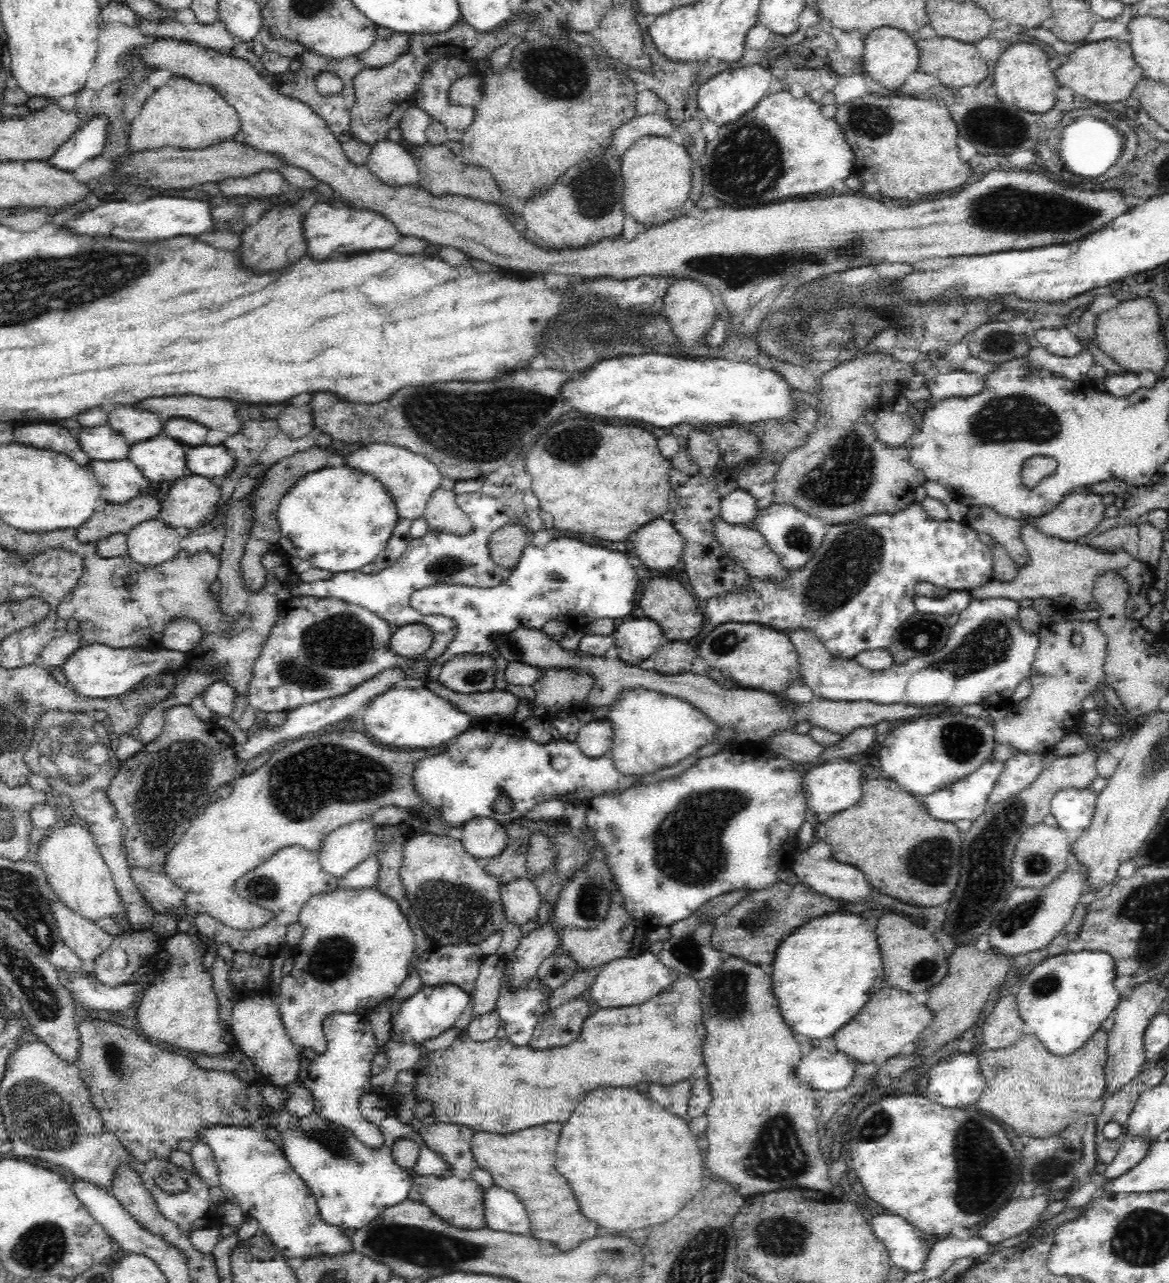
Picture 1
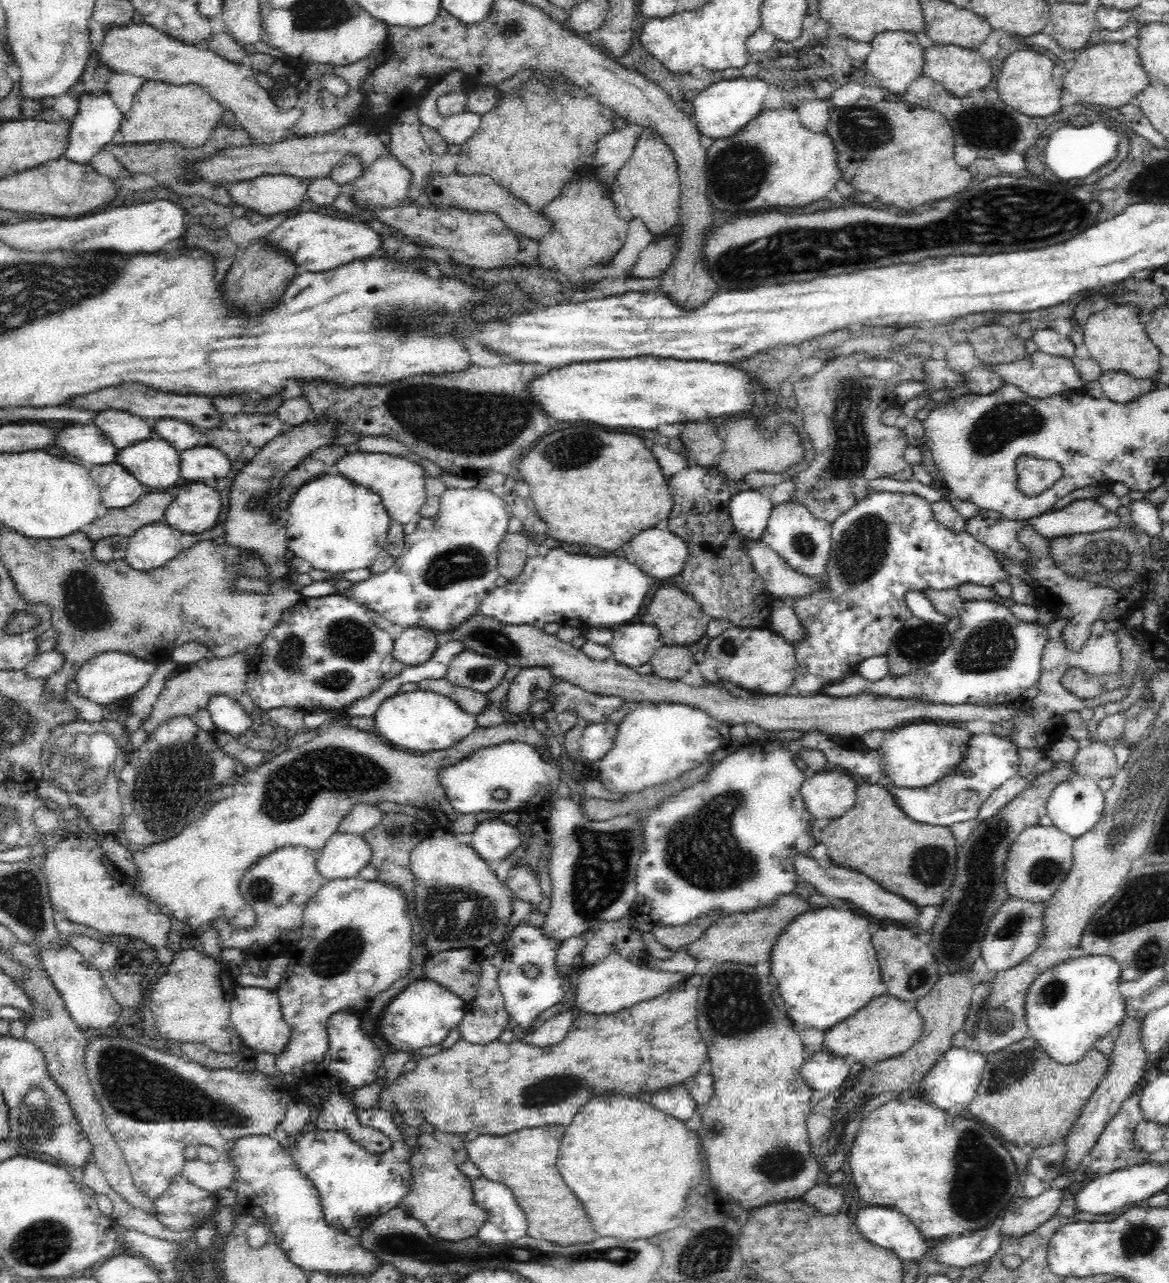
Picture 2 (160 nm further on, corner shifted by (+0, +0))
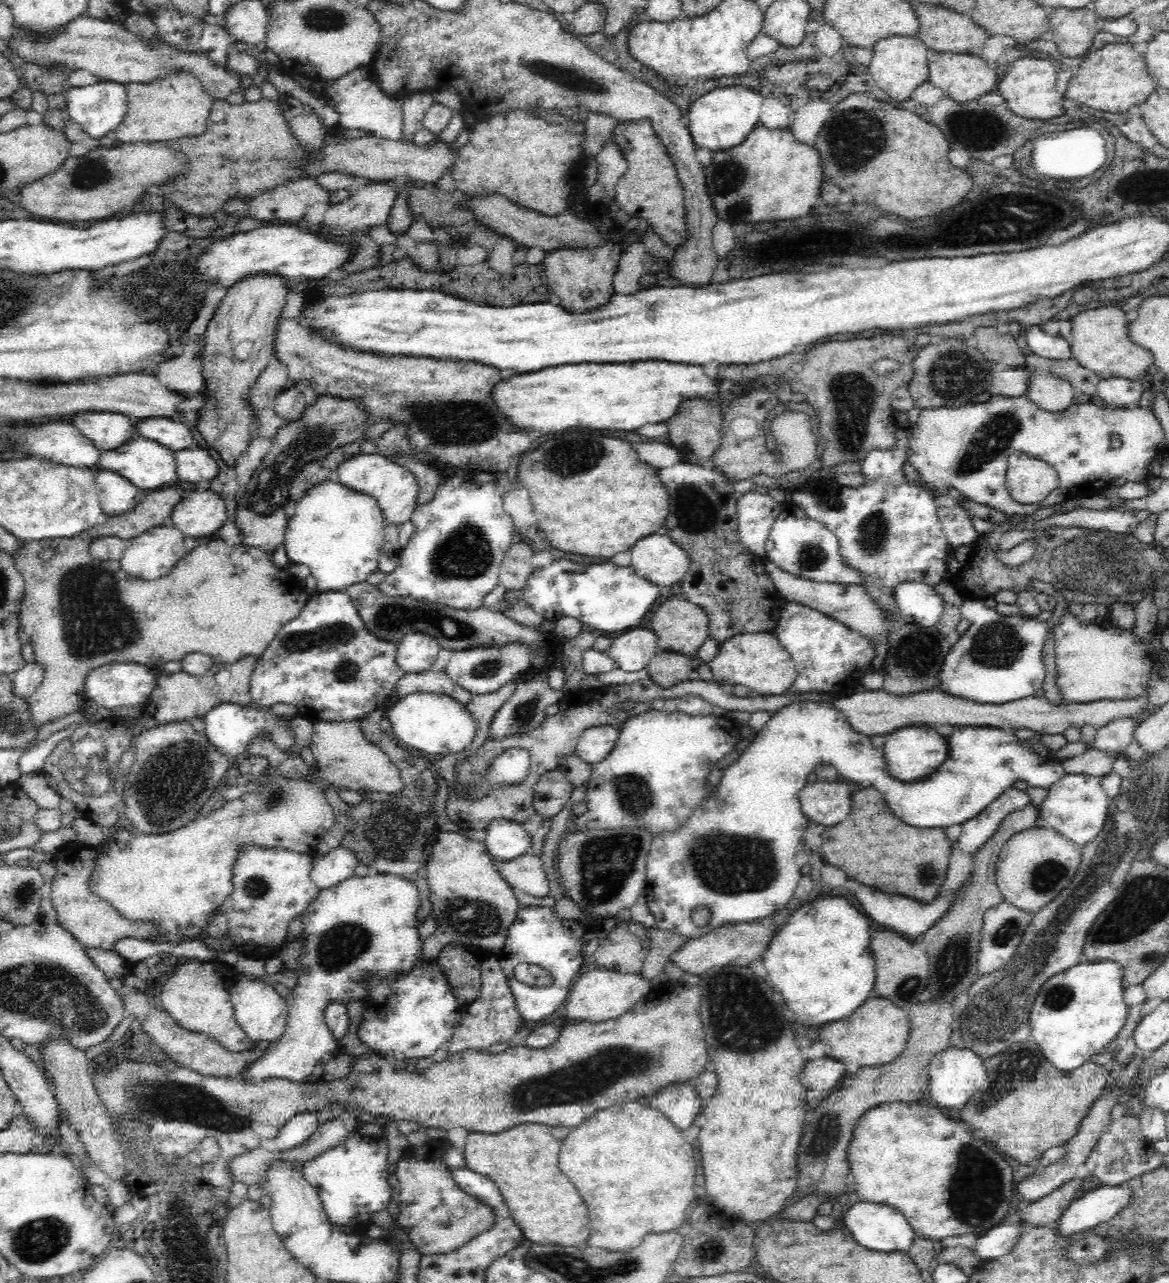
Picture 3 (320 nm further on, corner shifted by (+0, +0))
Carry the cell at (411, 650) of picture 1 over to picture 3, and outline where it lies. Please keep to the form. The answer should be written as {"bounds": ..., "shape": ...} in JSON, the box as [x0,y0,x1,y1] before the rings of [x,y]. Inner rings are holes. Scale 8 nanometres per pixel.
{"bounds":[397,633,441,674],"shape":[[[410,633],[397,645],[397,663],[405,674],[420,674],[434,664],[441,644],[434,637],[422,633]]]}

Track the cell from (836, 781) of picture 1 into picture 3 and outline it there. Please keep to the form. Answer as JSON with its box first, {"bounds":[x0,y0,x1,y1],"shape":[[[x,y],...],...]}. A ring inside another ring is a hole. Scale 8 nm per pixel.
{"bounds":[799,780,852,826],"shape":[[[835,780],[834,782],[816,781],[807,784],[799,792],[802,812],[810,822],[834,826],[846,818],[852,804],[852,794],[848,782]]]}

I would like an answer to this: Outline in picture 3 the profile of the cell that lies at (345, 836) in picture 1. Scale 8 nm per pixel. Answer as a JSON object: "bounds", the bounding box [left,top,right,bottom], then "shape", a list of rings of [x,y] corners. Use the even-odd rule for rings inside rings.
{"bounds":[310,847,358,890],"shape":[[[334,847],[322,858],[316,859],[310,872],[310,881],[320,890],[329,889],[353,876],[358,866],[357,855],[347,847]]]}

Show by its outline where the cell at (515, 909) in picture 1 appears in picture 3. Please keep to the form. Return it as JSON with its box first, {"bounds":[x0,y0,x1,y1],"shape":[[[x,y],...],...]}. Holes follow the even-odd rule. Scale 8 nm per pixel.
{"bounds":[498,852,550,898],"shape":[[[533,852],[504,861],[498,871],[516,892],[534,898],[542,898],[550,893],[549,880],[542,859]]]}

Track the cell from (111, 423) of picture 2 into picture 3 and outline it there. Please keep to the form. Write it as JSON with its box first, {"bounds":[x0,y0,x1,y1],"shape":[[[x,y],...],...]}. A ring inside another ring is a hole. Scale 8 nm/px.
{"bounds":[69,412,136,451],"shape":[[[88,412],[74,416],[69,423],[77,427],[99,451],[114,450],[136,433],[133,420],[123,414]]]}

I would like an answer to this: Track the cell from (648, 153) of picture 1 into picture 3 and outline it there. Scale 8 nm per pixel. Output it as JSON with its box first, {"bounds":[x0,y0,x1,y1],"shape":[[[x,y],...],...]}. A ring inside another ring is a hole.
{"bounds":[608,118,687,248],"shape":[[[644,118],[641,121],[616,120],[610,130],[608,143],[616,145],[618,152],[628,163],[627,171],[616,183],[615,197],[618,205],[630,216],[648,221],[653,232],[671,248],[682,246],[687,238],[686,204],[683,186],[677,168],[667,148],[656,134],[653,124]]]}

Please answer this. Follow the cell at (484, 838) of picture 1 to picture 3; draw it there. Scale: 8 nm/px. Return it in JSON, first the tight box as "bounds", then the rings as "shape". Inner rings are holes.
{"bounds":[482,819,531,862],"shape":[[[496,819],[482,838],[494,862],[508,861],[531,852],[531,835],[520,824]]]}

